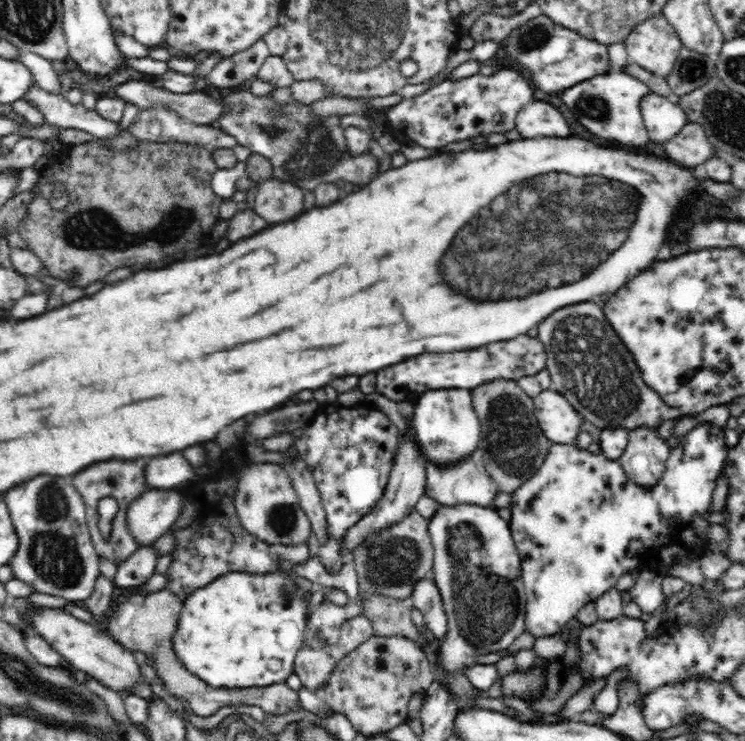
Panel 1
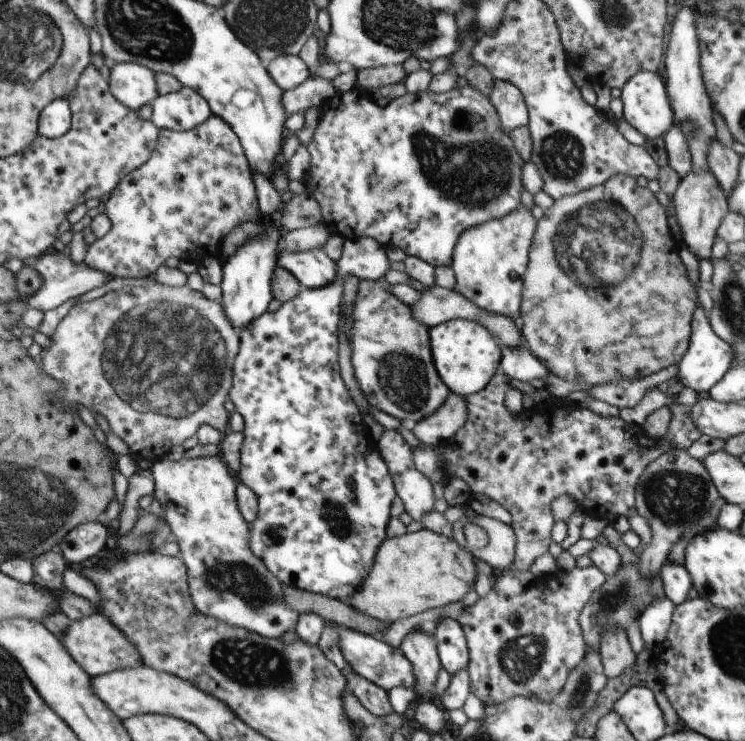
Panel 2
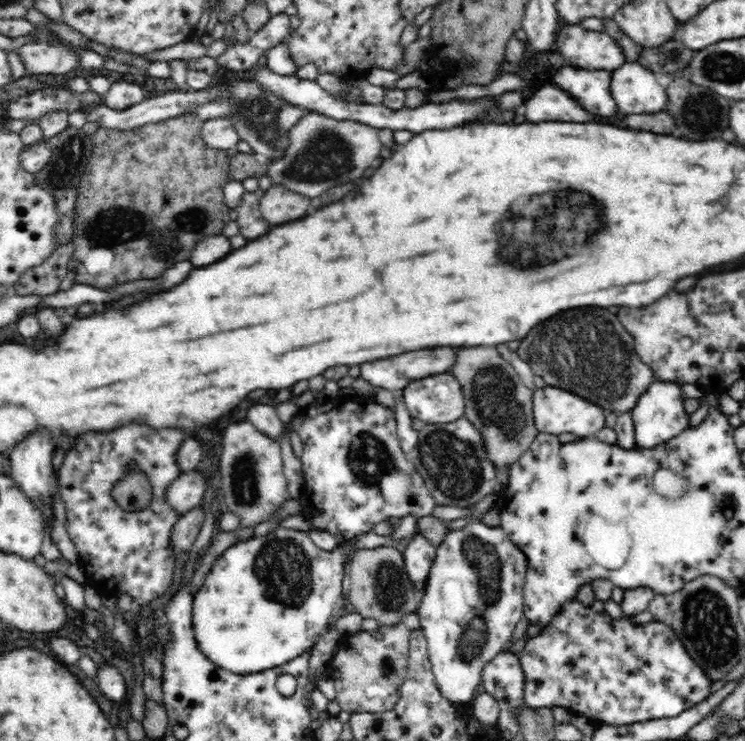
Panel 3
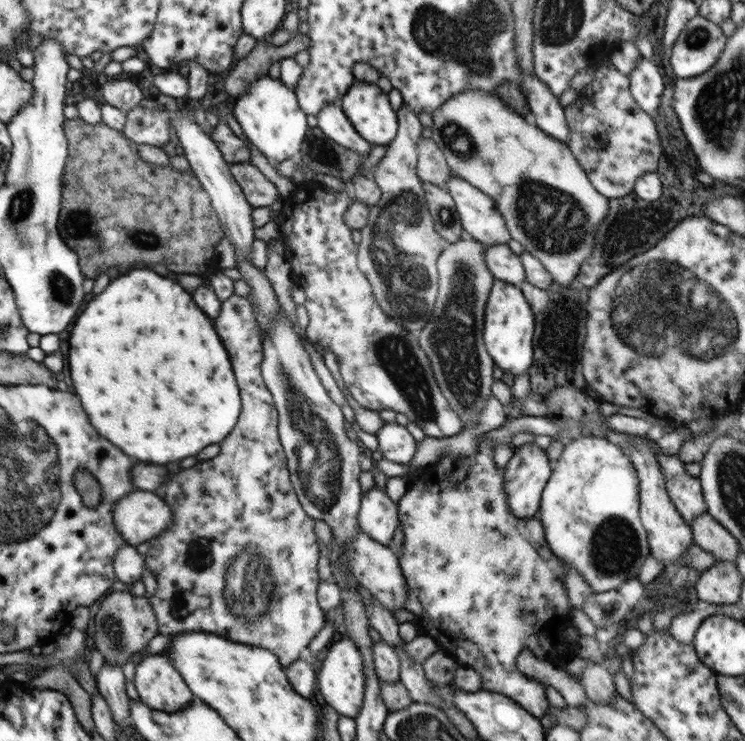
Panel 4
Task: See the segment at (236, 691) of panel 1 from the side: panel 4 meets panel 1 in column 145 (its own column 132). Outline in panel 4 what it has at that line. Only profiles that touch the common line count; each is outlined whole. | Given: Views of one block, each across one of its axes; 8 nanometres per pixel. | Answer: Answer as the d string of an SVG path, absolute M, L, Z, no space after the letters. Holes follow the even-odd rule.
M114 591L106 600L102 600L94 618L95 648L104 657L104 663L124 666L128 658L140 652L159 634L158 622L152 605L146 596L140 597L129 591Z

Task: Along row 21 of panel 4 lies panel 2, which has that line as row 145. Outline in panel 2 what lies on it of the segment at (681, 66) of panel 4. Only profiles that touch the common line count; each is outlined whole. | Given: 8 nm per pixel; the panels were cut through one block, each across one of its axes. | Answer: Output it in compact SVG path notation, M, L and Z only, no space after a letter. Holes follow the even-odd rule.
M683 7L674 18L672 22L672 28L670 33L666 37L669 42L666 43L667 54L663 57L663 63L666 69L666 92L668 92L668 98L670 99L670 108L674 111L674 125L680 126L682 134L686 136L686 142L688 142L688 150L690 150L690 156L692 157L692 164L696 166L698 170L704 170L704 172L711 172L710 166L708 166L708 150L710 150L710 144L716 140L716 126L713 119L713 108L711 105L710 97L706 92L706 86L704 86L704 80L702 80L702 70L700 70L700 46L698 46L698 32L696 32L696 20L694 20L694 11L690 10L690 7Z

